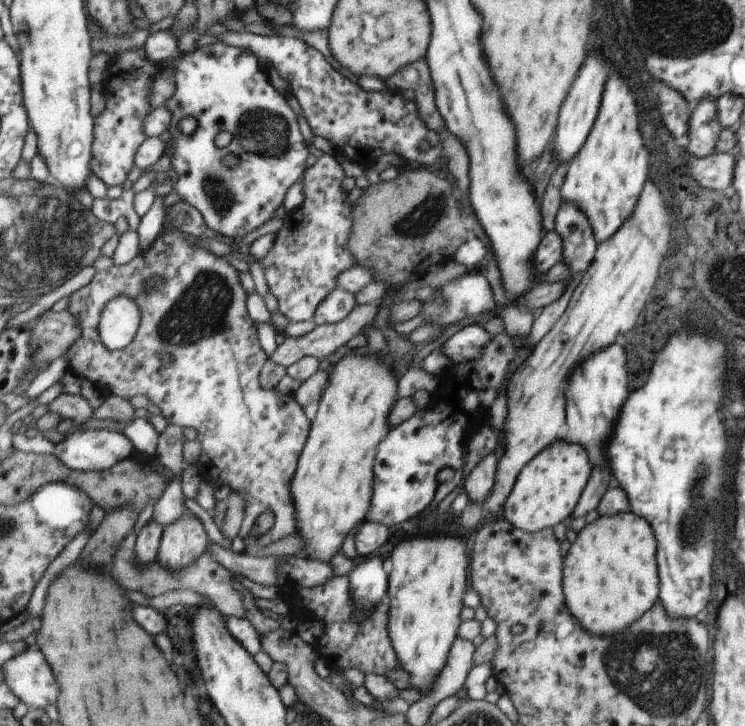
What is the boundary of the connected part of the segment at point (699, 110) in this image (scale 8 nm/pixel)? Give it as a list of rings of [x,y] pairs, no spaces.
[[[702,98],[691,108],[690,128],[688,128],[690,144],[686,152],[697,158],[710,156],[714,153],[714,146],[722,130],[716,116],[715,101]]]

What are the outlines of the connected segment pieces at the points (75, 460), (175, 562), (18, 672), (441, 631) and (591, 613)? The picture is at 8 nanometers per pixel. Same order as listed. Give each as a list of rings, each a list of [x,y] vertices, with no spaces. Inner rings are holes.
[[[73,428],[73,431],[71,430],[60,444],[55,445],[55,455],[58,459],[62,460],[72,470],[84,472],[108,470],[116,467],[116,464],[119,464],[122,460],[128,460],[130,456],[138,453],[132,440],[124,432],[114,432],[114,430],[108,428],[102,430],[76,430]]]
[[[192,513],[184,514],[163,530],[157,559],[162,568],[180,572],[204,554],[209,541],[202,522]]]
[[[36,644],[6,662],[4,672],[6,683],[29,708],[44,709],[58,704],[62,688],[52,666]]]
[[[424,536],[424,538],[410,538],[400,542],[392,556],[392,570],[388,580],[388,594],[390,594],[390,634],[394,634],[394,646],[398,646],[398,654],[402,654],[399,668],[408,672],[410,676],[409,688],[417,689],[422,696],[426,696],[434,682],[442,676],[446,662],[449,661],[450,650],[456,641],[456,632],[460,626],[460,612],[462,612],[462,598],[466,590],[466,570],[468,570],[468,552],[466,544],[458,536]]]
[[[624,512],[612,516],[600,516],[578,532],[576,542],[570,546],[565,560],[565,603],[570,614],[578,614],[578,622],[586,630],[594,630],[594,636],[608,636],[626,624],[638,620],[658,600],[658,572],[656,572],[656,540],[650,524]]]

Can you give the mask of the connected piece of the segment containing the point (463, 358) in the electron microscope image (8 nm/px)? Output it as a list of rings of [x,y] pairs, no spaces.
[[[480,324],[462,327],[452,335],[440,348],[454,363],[468,362],[472,358],[480,358],[484,346],[492,340]]]

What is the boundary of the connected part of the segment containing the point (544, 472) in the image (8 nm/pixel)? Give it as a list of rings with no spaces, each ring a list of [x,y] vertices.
[[[558,440],[556,444],[550,446],[550,450],[542,450],[542,454],[538,454],[538,458],[534,458],[534,462],[521,471],[522,478],[517,478],[518,490],[514,490],[514,498],[510,498],[510,506],[504,510],[506,520],[528,534],[552,528],[568,518],[590,478],[592,464],[588,452],[580,444],[572,442],[568,444]]]

